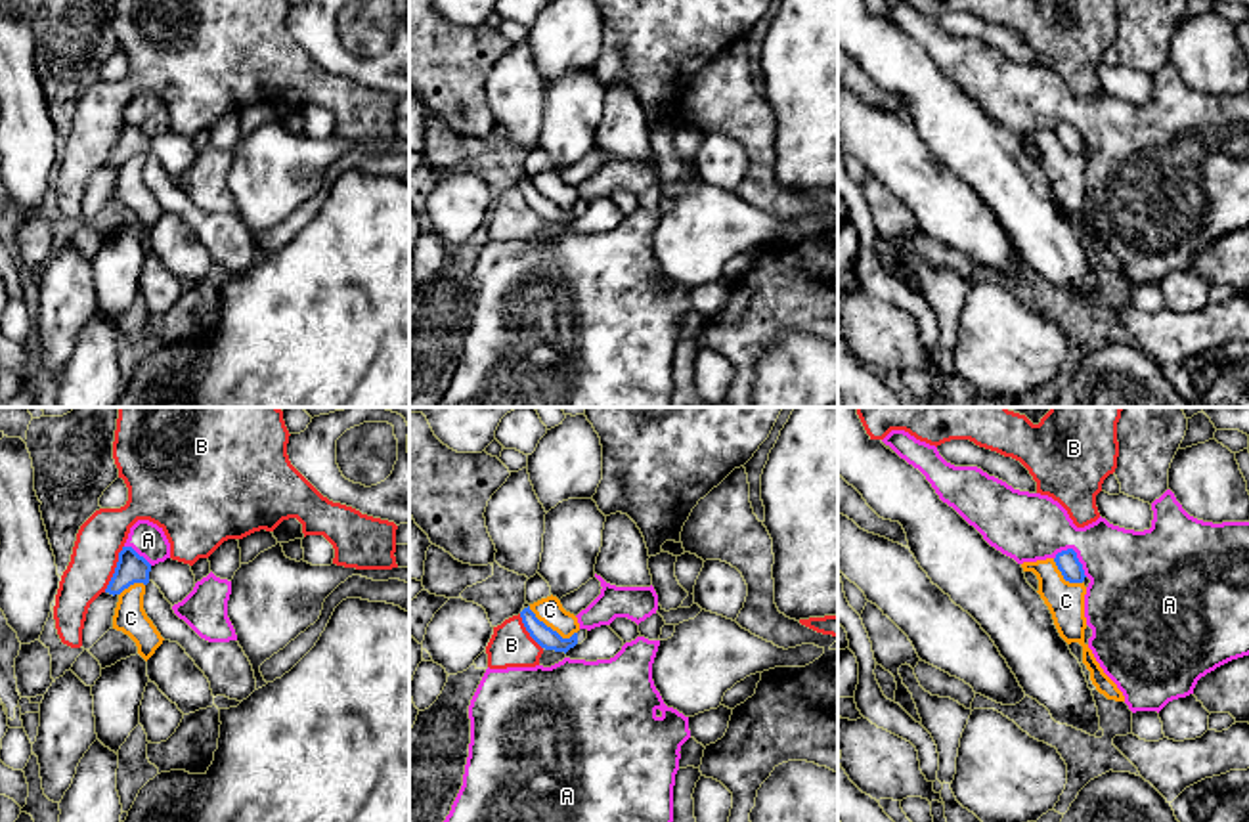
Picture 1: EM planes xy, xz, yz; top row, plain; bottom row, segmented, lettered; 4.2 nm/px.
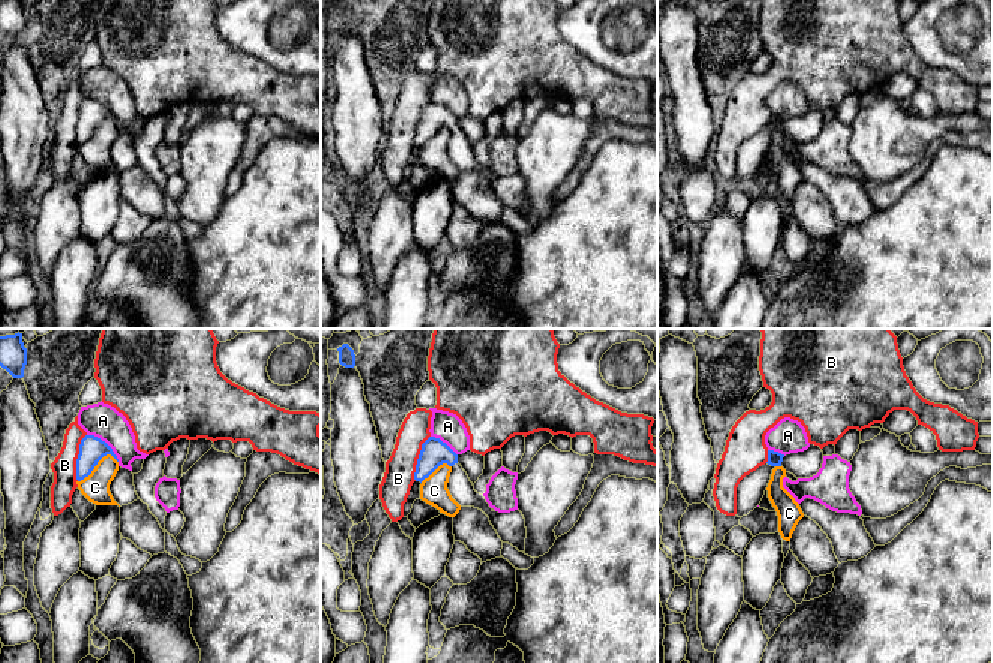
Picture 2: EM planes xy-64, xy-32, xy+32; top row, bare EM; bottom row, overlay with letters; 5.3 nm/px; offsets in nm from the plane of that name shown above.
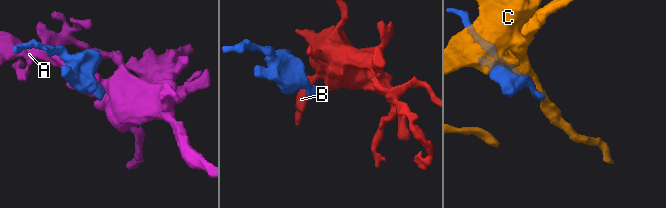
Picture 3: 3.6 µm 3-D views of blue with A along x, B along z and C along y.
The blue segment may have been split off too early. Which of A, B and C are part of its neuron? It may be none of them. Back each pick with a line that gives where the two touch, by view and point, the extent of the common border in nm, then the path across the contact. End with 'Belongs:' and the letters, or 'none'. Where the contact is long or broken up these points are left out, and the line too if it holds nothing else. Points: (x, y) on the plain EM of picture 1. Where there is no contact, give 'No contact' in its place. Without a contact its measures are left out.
Belongs: none

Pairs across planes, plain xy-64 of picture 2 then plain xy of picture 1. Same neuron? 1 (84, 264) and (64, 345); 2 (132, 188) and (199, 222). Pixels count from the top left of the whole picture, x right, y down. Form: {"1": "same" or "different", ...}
{"1": "different", "2": "different"}

